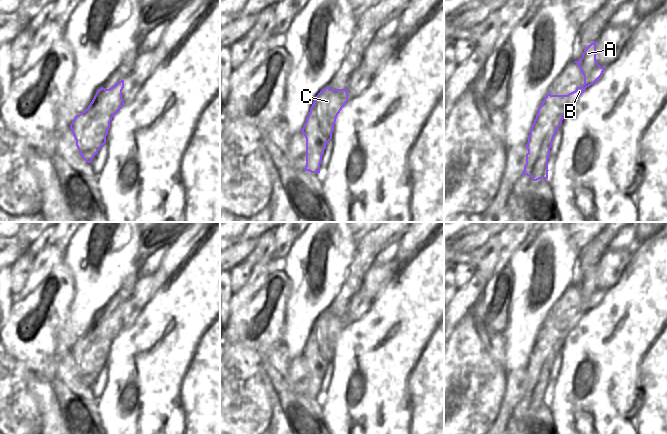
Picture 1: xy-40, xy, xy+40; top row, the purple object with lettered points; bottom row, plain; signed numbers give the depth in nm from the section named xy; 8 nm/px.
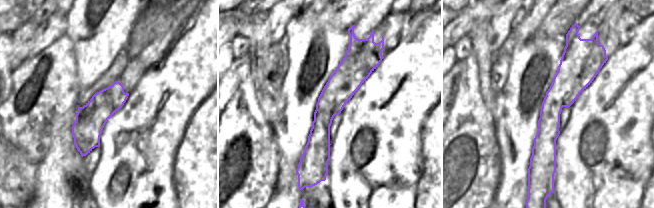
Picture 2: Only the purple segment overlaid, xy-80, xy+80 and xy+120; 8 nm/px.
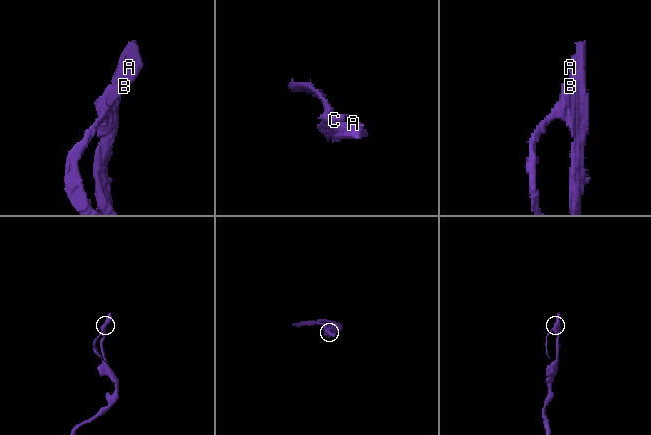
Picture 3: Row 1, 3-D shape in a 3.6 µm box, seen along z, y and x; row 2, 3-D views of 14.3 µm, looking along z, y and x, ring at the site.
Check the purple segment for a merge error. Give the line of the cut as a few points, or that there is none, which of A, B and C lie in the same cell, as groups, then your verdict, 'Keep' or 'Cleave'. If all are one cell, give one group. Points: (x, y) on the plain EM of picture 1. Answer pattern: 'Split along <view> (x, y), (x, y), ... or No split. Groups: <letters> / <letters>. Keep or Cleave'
Split along xy+40 (552, 362), (548, 362), (538, 376), (528, 377). Groups: A B / C. Cleave.

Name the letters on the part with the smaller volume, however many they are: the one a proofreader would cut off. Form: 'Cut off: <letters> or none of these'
Cut off: C.

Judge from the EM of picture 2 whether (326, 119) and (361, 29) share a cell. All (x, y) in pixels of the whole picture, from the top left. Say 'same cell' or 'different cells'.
same cell

